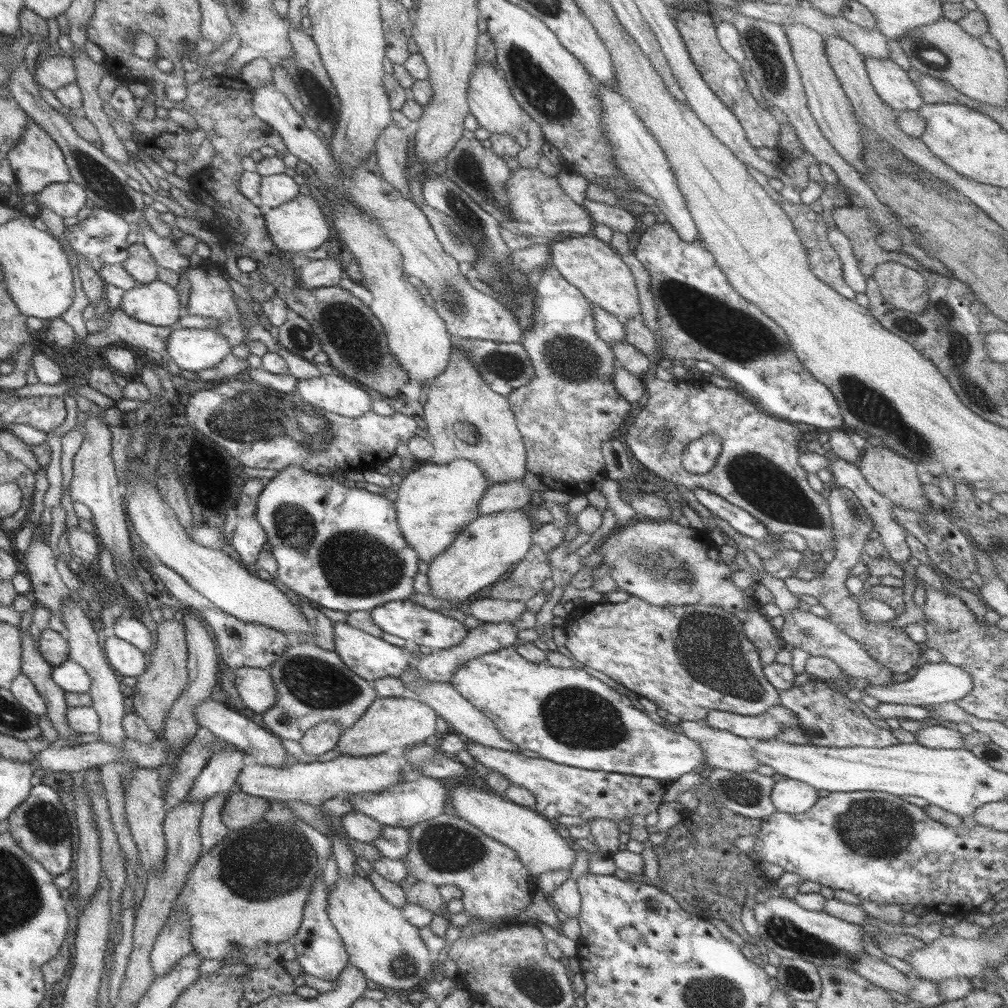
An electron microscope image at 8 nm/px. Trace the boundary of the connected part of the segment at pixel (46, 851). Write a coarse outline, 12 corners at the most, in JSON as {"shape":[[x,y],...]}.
{"shape":[[40,783],[8,815],[15,844],[50,874],[69,872],[72,824]]}

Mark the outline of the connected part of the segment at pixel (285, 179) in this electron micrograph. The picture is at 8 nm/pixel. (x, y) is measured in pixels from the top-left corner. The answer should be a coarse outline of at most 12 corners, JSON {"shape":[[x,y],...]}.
{"shape":[[285,173],[261,177],[264,209],[296,197],[300,186]]}

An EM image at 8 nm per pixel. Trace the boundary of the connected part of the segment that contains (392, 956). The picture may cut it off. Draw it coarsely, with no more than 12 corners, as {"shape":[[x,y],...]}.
{"shape":[[342,877],[327,914],[353,968],[419,990],[434,955],[369,878]]}

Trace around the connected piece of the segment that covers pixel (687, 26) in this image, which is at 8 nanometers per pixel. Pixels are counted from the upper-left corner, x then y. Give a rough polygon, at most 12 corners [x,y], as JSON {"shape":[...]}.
{"shape":[[707,11],[674,13],[702,79],[754,148],[779,147],[779,123],[722,50]]}

